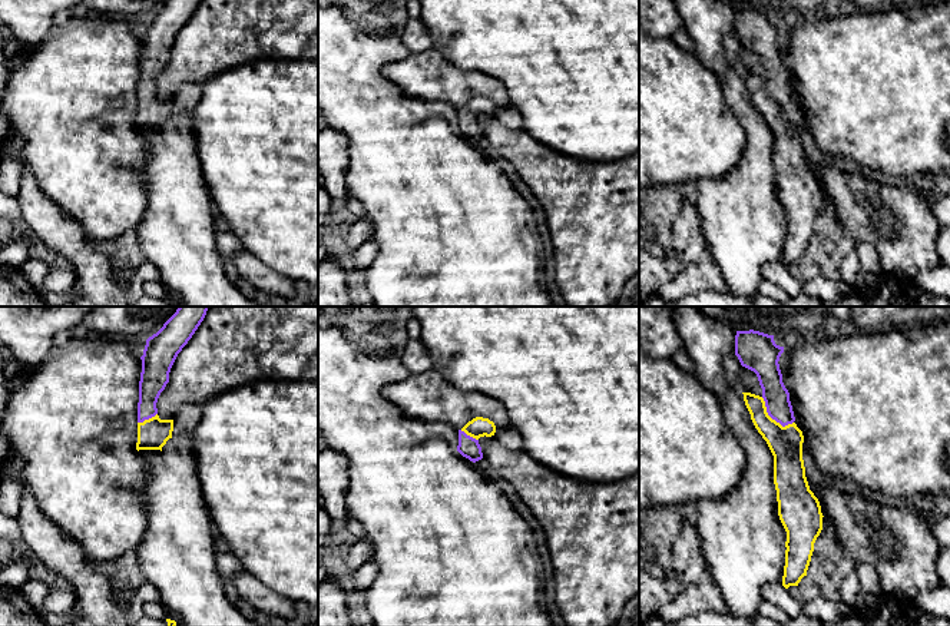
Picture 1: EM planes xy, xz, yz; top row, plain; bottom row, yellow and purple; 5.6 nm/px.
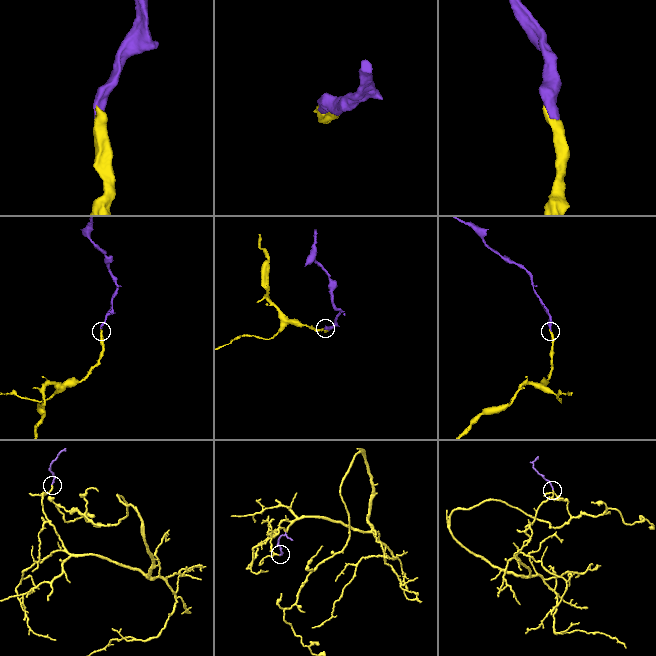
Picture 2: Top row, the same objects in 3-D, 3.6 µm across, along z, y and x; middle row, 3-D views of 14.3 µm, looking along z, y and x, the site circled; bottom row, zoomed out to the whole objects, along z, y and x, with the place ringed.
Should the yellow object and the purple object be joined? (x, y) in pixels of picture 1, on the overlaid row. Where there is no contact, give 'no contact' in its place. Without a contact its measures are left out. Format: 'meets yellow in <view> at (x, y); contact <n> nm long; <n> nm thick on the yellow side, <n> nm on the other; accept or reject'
meets yellow in yz at (771, 419); contact 240 nm long; 190 nm thick on the yellow side, 140 nm on the other; accept

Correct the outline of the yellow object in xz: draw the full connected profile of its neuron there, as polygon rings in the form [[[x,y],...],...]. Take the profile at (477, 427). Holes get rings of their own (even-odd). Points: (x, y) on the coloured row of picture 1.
[[[476,417],[469,421],[461,430],[459,430],[457,451],[476,463],[483,458],[481,447],[479,444],[480,437],[491,437],[496,433],[496,425],[489,418]]]

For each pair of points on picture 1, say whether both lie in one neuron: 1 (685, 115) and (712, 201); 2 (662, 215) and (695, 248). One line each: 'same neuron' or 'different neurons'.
1: different neurons
2: different neurons

